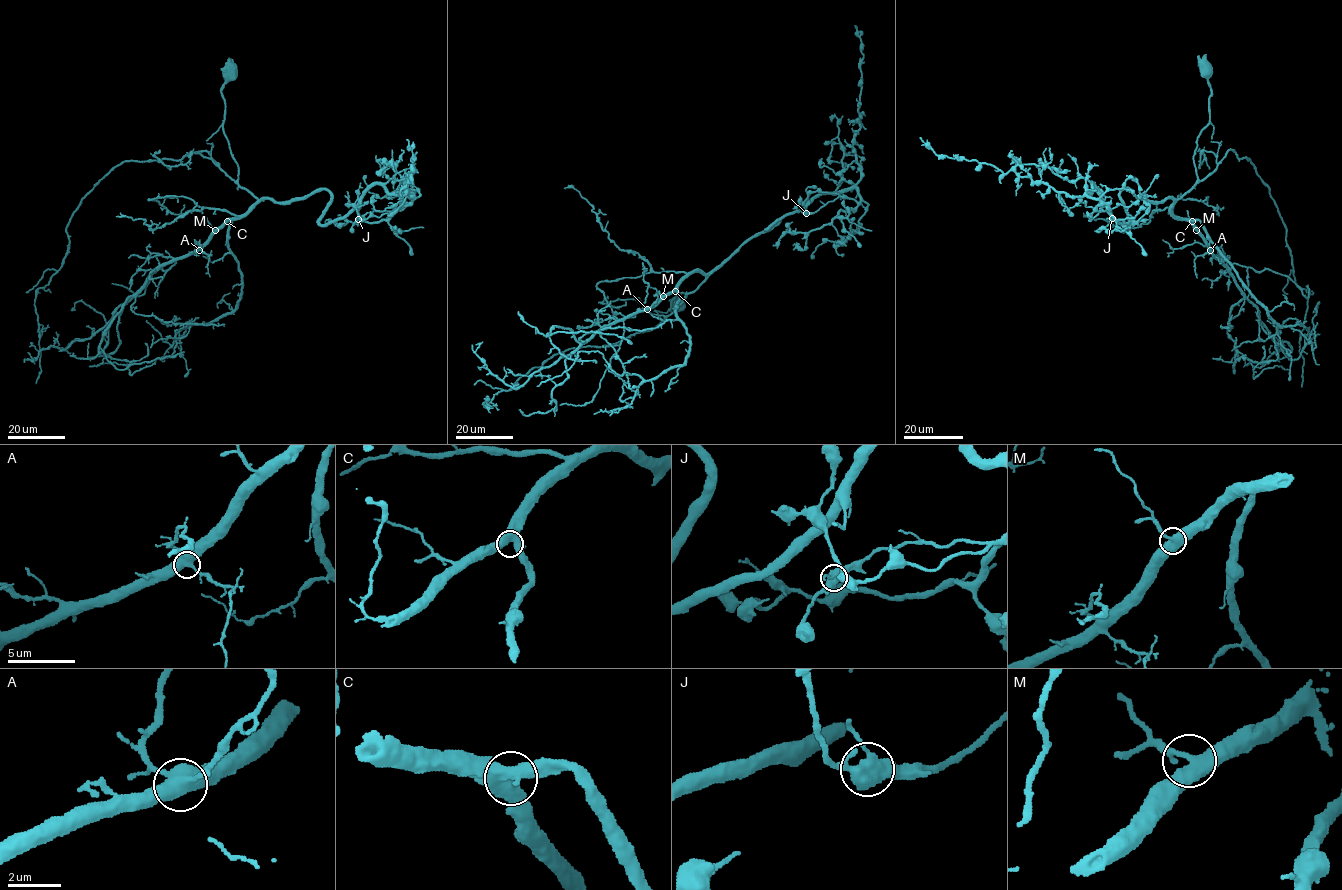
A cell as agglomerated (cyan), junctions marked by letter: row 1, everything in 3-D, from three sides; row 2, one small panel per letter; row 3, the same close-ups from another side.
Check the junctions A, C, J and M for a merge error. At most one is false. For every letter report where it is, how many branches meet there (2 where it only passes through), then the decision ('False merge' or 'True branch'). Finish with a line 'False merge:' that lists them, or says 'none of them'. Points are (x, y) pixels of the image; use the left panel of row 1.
A: Place: (199, 250). Branches: 3. True branch
C: Place: (227, 221). Branches: 3. True branch
J: Place: (358, 219). Branches: 3. True branch
M: Place: (215, 230). Branches: 3. True branch
False merge: none of them

